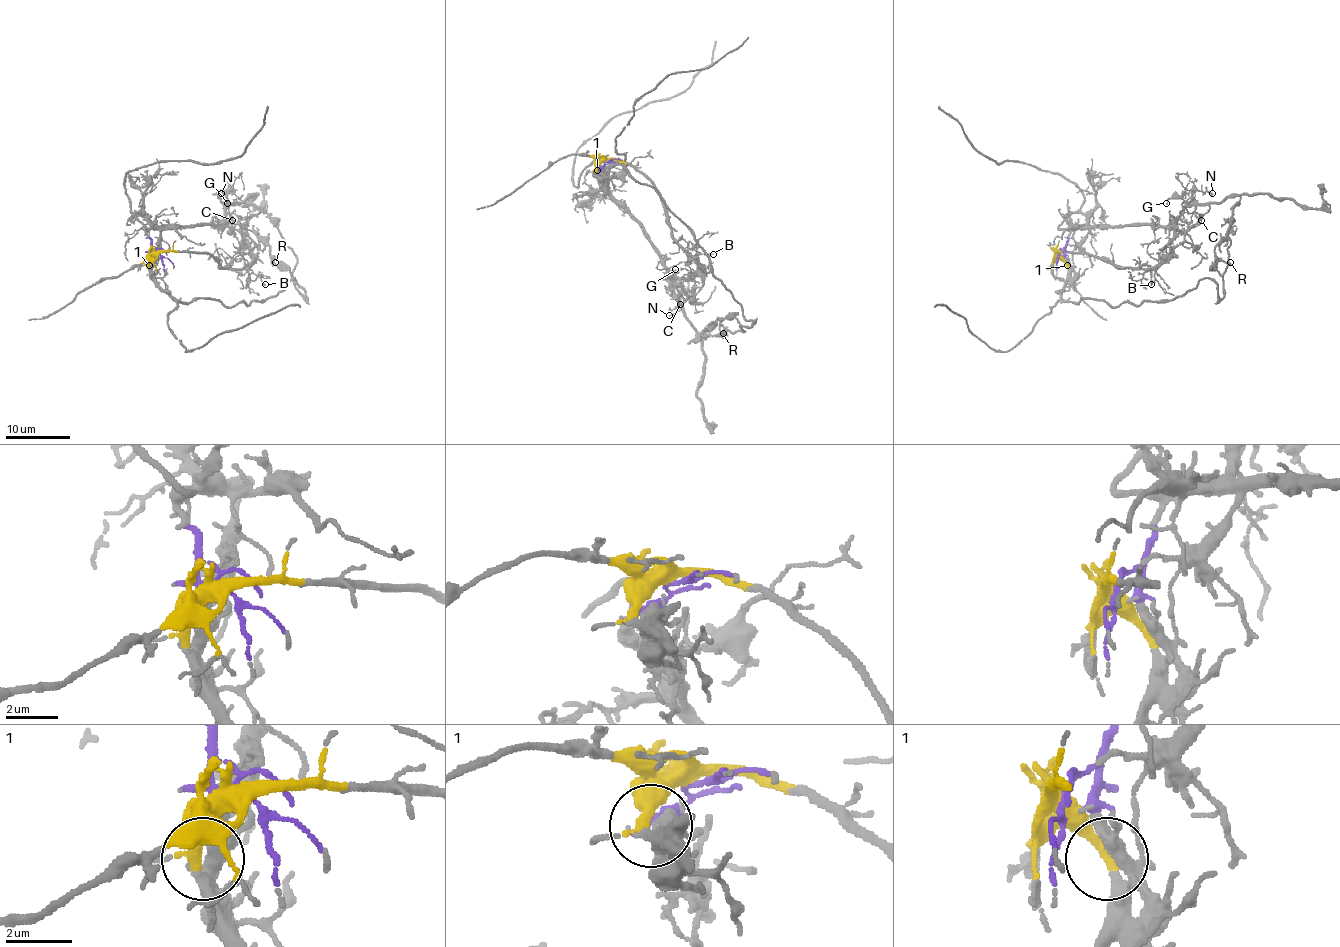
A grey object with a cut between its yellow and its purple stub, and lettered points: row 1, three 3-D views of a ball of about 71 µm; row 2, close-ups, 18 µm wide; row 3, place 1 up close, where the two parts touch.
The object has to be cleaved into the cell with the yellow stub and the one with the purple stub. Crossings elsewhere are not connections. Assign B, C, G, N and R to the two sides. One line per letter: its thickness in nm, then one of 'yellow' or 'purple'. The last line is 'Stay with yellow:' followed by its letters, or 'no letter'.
B: 120 nm thick; yellow
C: 100 nm thick; purple
G: 150 nm thick; purple
N: 180 nm thick; purple
R: 200 nm thick; yellow
Stay with yellow: B, R

